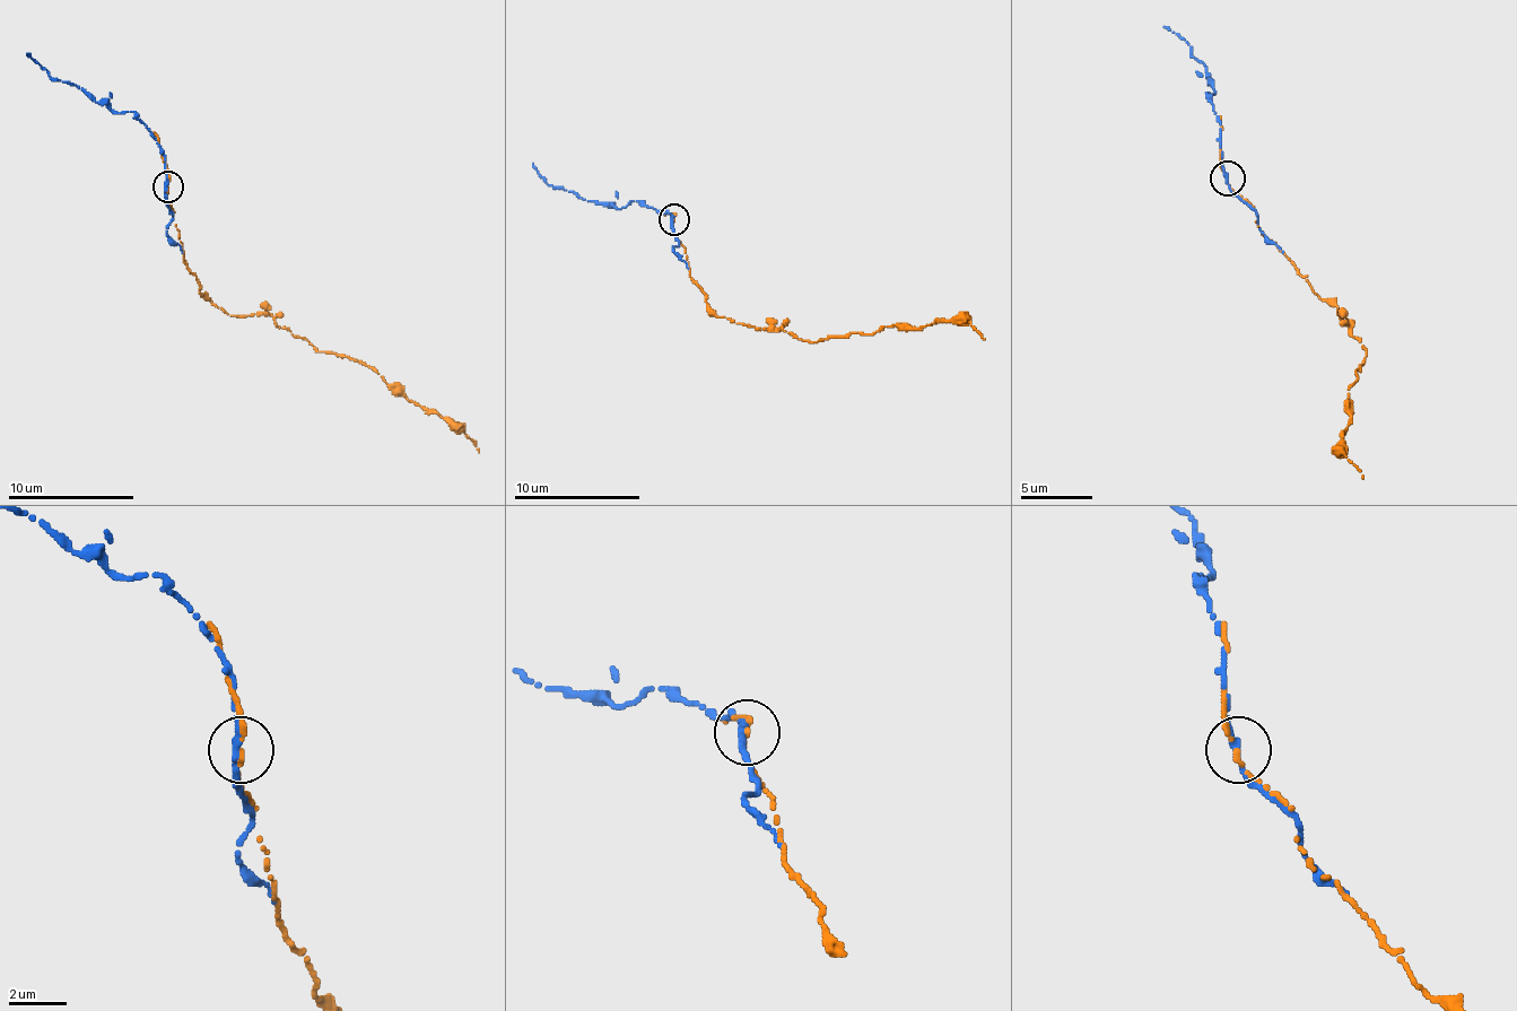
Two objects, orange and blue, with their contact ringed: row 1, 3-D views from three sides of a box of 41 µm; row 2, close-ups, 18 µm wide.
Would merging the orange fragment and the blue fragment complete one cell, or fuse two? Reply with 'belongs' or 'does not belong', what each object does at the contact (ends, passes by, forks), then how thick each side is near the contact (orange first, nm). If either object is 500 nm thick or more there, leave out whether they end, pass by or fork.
belongs | orange passes by | blue passes by | 140/240 nm

